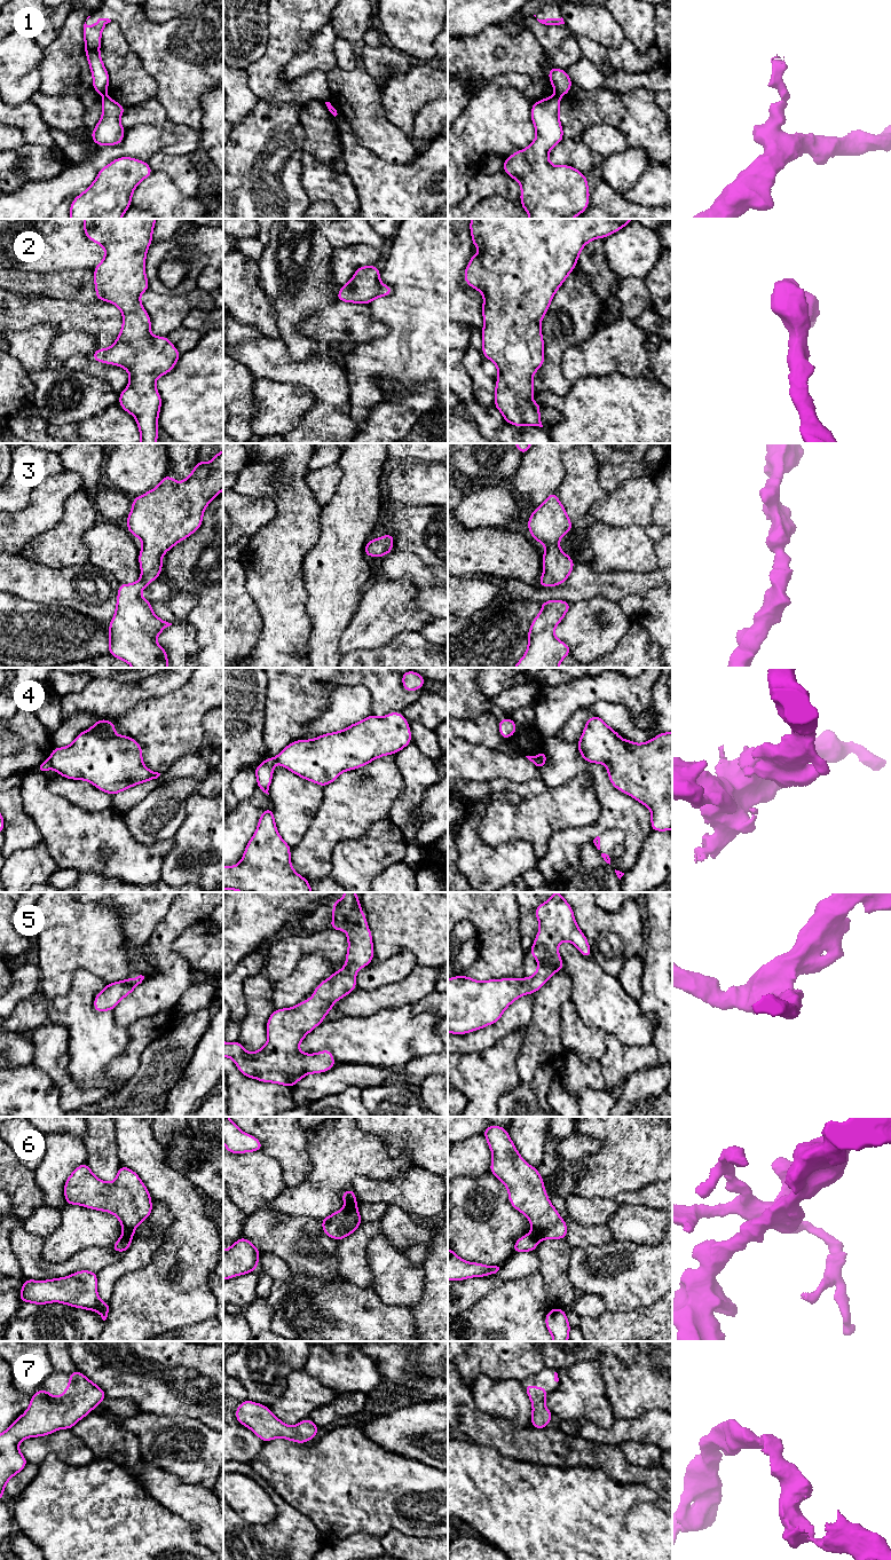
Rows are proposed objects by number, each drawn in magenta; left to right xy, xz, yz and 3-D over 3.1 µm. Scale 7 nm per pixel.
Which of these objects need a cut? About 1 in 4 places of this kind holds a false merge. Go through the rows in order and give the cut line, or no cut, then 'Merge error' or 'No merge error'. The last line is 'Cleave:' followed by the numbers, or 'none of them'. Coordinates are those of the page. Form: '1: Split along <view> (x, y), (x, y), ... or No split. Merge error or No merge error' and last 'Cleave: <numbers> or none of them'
1: Split along yz (557, 94), (559, 96). Merge error
2: No split. No merge error
3: No split. No merge error
4: Split along xy (47, 759), (52, 766). Merge error
5: No split. No merge error
6: Split along xy (121, 1235), (131, 1238). Merge error
7: No split. No merge error
Cleave: 1, 4, 6

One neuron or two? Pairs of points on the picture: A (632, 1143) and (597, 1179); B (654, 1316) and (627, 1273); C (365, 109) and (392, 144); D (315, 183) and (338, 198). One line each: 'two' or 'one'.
A: one
B: two
C: one
D: one

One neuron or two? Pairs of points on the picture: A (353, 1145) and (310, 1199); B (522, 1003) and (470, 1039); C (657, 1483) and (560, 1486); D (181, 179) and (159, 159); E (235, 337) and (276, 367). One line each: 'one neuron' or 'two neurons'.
A: one neuron
B: one neuron
C: two neurons
D: one neuron
E: two neurons

